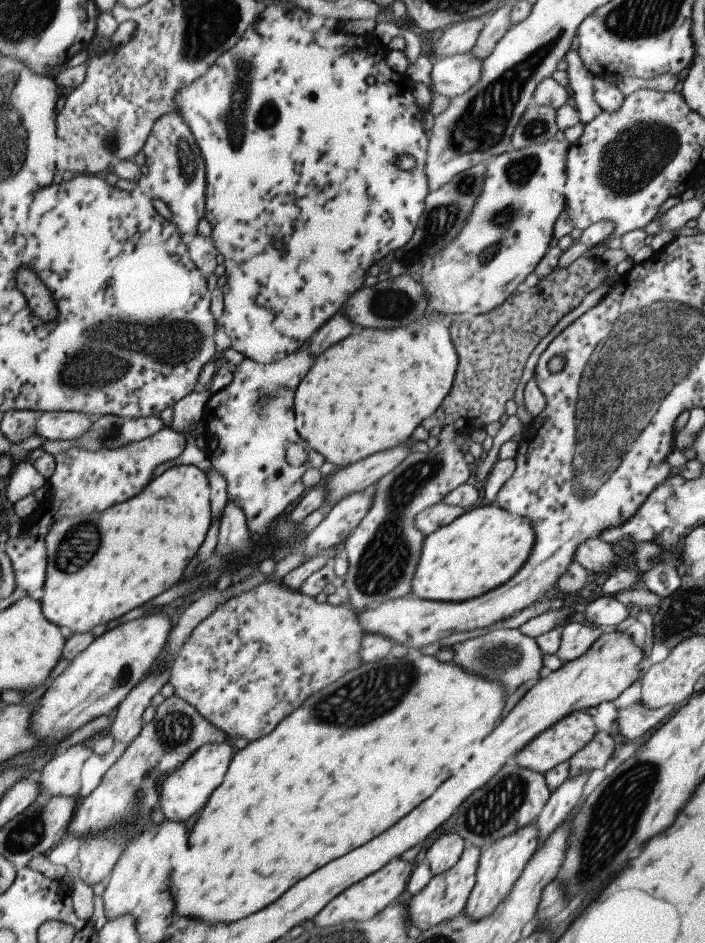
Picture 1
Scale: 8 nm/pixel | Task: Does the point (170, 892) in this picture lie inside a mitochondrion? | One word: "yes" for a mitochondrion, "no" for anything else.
no

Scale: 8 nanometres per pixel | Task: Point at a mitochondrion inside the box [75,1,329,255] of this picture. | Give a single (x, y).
(241, 116)

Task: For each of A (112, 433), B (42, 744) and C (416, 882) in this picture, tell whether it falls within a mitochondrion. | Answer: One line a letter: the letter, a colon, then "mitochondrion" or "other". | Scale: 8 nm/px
A: mitochondrion
B: other
C: other

